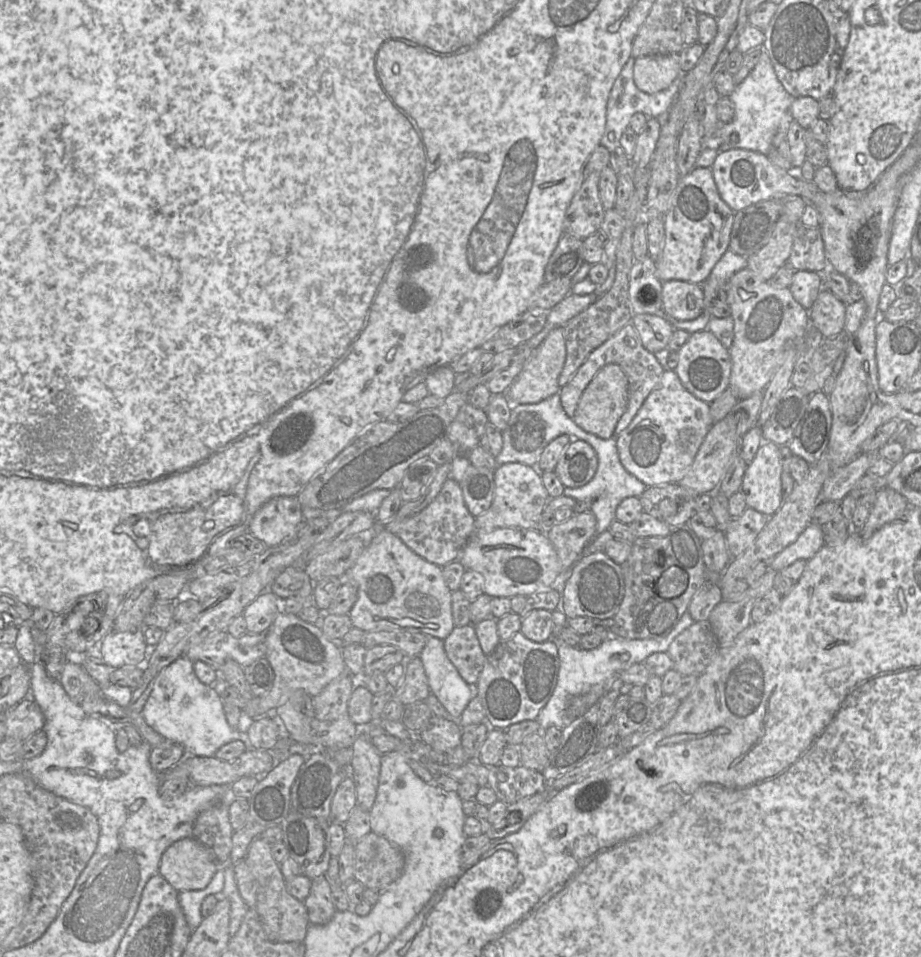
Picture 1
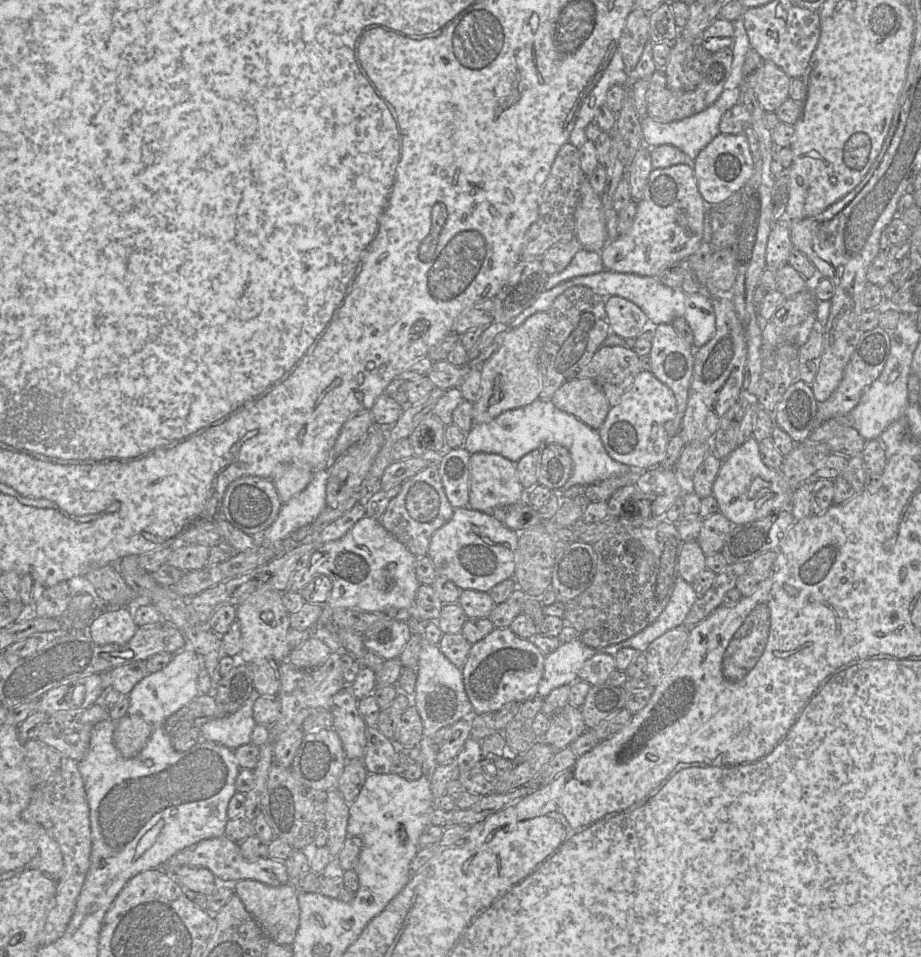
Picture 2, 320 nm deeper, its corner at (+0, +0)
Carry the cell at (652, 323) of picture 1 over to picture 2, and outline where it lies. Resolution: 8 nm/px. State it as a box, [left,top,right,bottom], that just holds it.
[604,296,651,338]

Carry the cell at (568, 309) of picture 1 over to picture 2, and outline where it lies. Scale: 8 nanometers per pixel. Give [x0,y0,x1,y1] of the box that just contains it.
[509,269,716,349]

